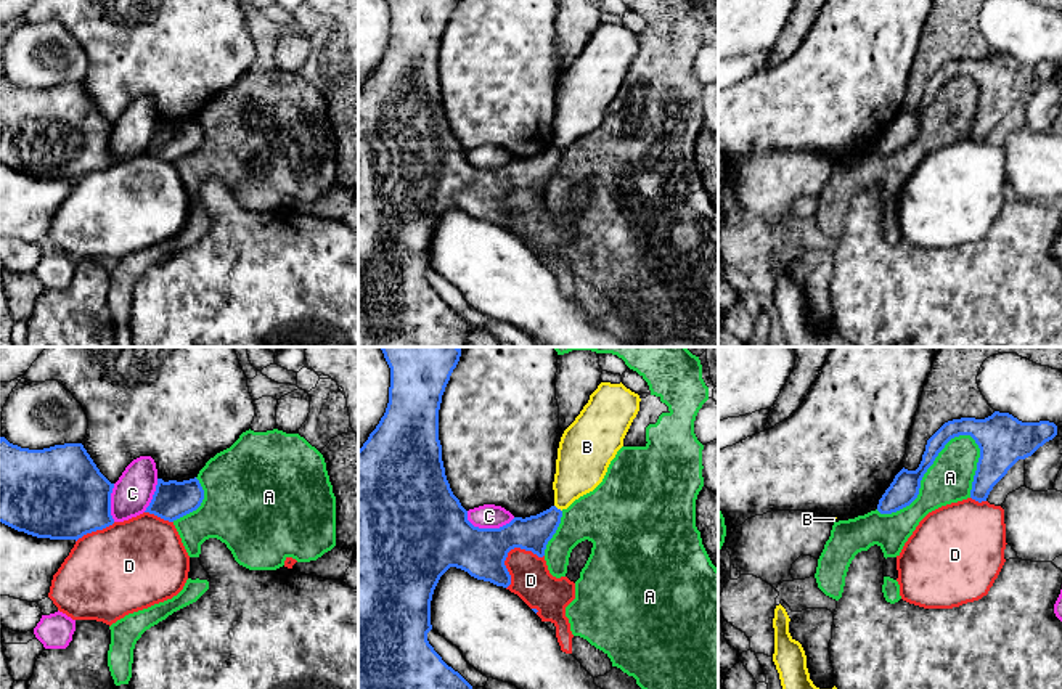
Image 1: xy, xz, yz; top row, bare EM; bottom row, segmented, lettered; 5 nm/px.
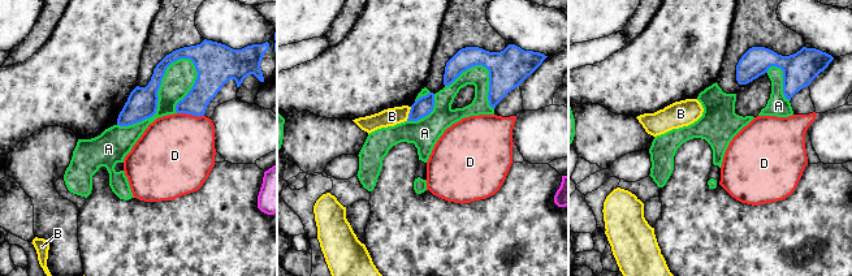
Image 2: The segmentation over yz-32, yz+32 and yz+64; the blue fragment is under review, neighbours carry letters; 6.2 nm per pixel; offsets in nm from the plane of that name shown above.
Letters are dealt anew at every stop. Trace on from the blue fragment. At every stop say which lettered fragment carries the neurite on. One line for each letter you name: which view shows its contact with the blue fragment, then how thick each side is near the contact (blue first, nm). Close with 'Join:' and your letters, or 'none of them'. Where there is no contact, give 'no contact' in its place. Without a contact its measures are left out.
Join: none of them

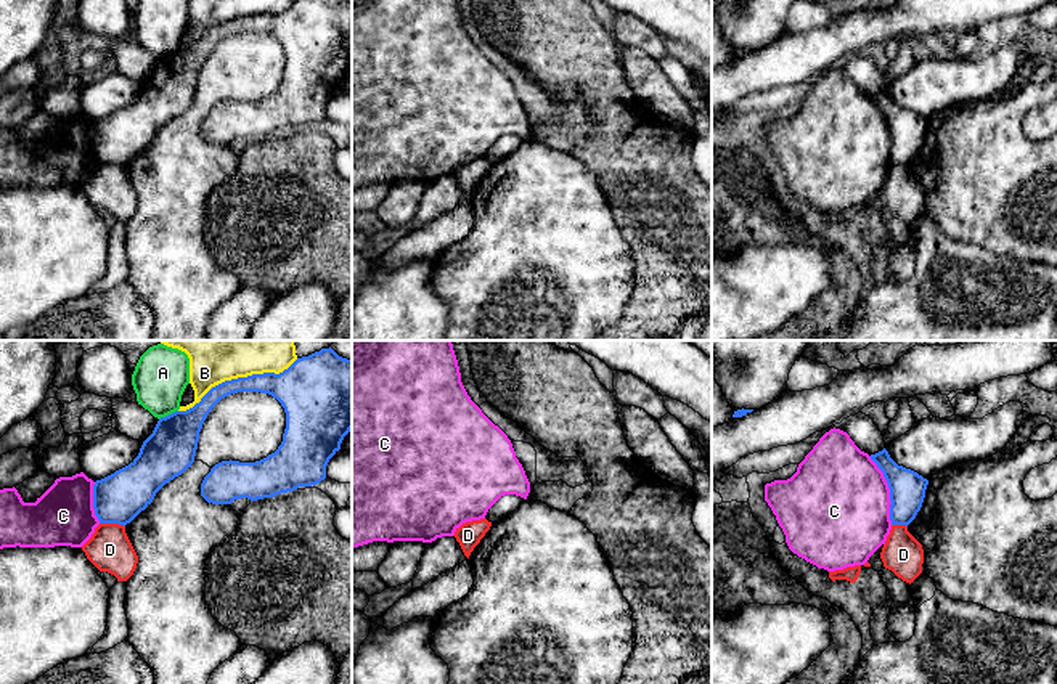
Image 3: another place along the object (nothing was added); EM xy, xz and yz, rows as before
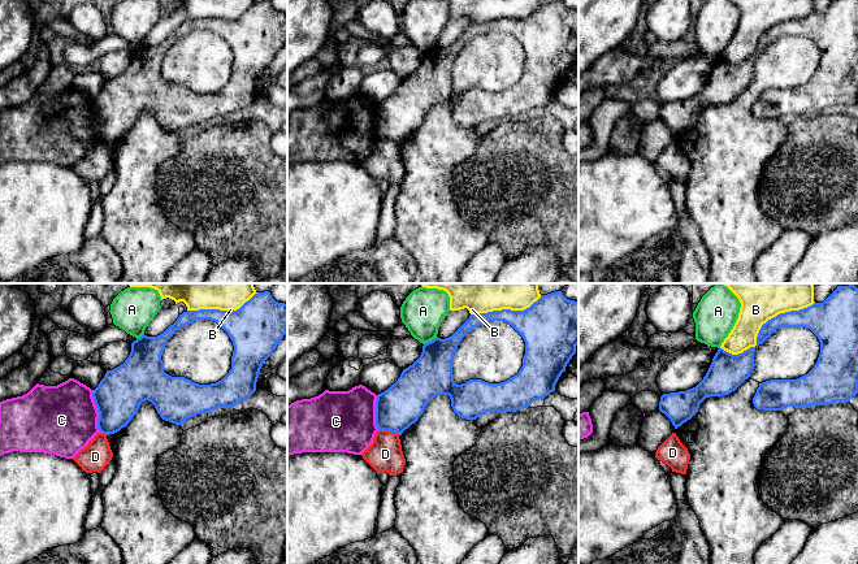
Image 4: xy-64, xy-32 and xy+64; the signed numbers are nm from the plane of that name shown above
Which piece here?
Join: none of them

